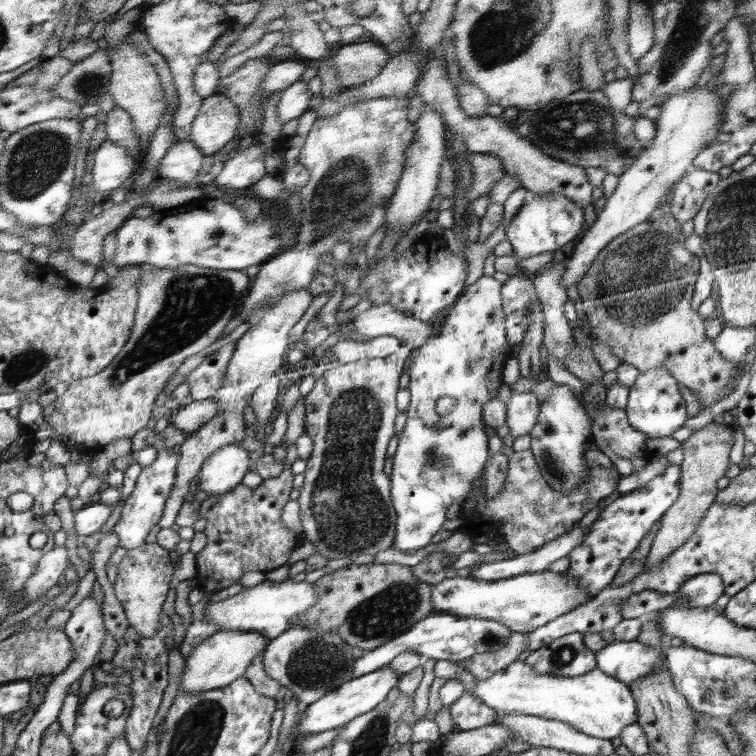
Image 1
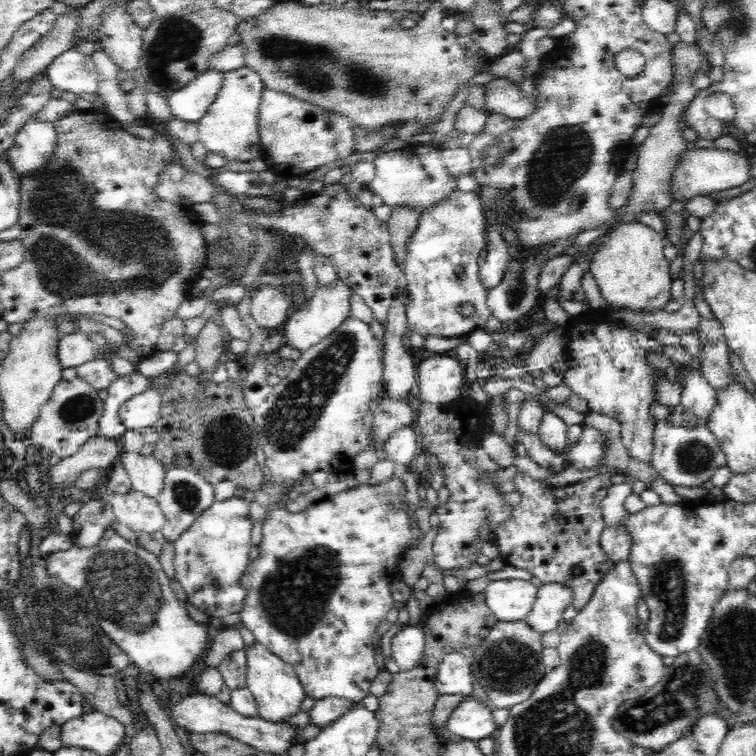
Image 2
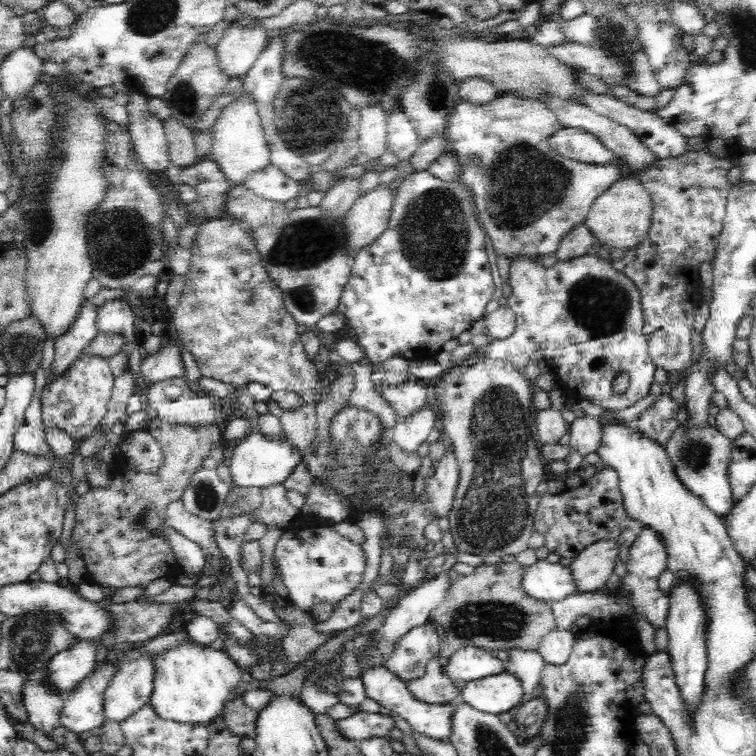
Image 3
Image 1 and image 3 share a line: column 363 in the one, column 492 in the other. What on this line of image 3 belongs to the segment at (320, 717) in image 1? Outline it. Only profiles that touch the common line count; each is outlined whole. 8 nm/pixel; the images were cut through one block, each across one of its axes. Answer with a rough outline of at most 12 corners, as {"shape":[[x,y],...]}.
{"shape":[[504,671],[466,683],[459,700],[499,715],[521,704],[521,680]]}

